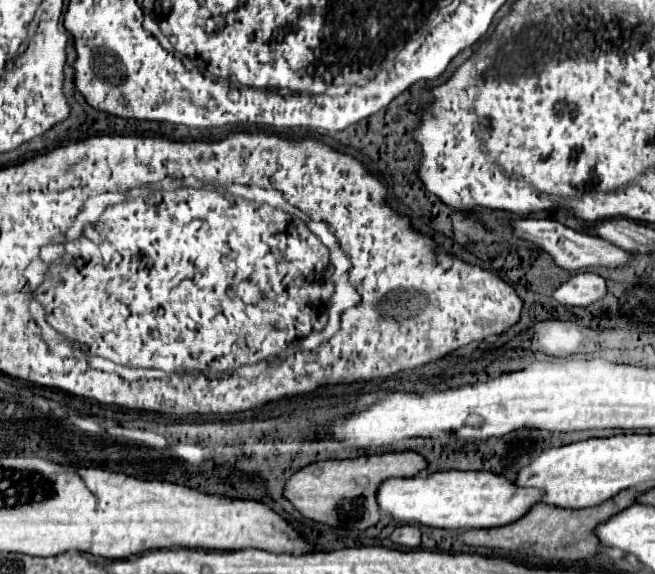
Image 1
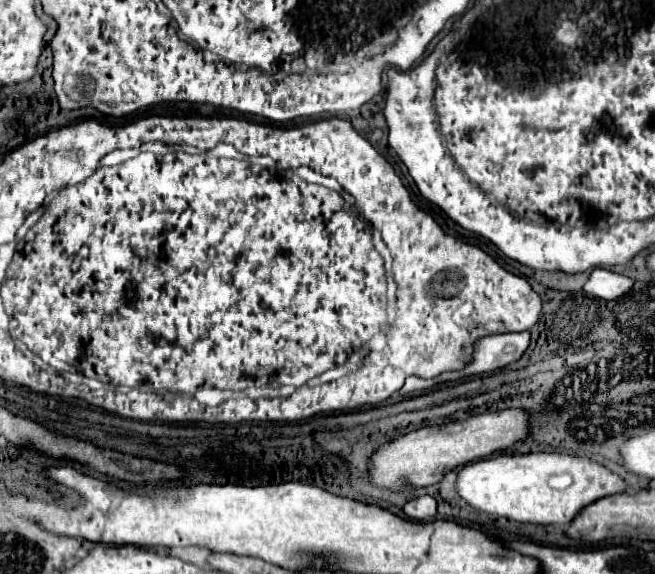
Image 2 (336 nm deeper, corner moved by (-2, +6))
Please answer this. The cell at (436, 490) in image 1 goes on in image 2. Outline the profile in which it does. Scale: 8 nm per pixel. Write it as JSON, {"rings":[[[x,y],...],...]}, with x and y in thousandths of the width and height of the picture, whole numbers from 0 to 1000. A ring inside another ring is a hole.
{"rings":[[[809,787],[809,791],[763,791],[757,798],[715,808],[699,826],[699,861],[727,889],[773,899],[788,909],[812,913],[864,913],[889,882],[913,868],[956,857],[959,843],[901,798],[882,798],[855,787]],[[867,826],[873,840],[864,850],[843,850],[840,833]]]}

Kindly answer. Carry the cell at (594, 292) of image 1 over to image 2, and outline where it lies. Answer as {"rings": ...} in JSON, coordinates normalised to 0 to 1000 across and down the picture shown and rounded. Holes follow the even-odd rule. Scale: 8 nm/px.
{"rings":[[[910,467],[898,491],[892,495],[892,505],[910,519],[922,519],[922,523],[940,523],[947,516],[953,516],[956,509],[962,509],[968,498],[968,488],[953,481],[953,477],[940,477],[934,470],[925,467]]]}

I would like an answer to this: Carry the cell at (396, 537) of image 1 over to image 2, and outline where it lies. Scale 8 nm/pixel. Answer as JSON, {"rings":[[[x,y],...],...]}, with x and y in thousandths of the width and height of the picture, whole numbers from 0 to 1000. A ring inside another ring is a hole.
{"rings":[[[641,864],[617,878],[617,895],[635,909],[656,909],[666,902],[666,871],[660,864]]]}

